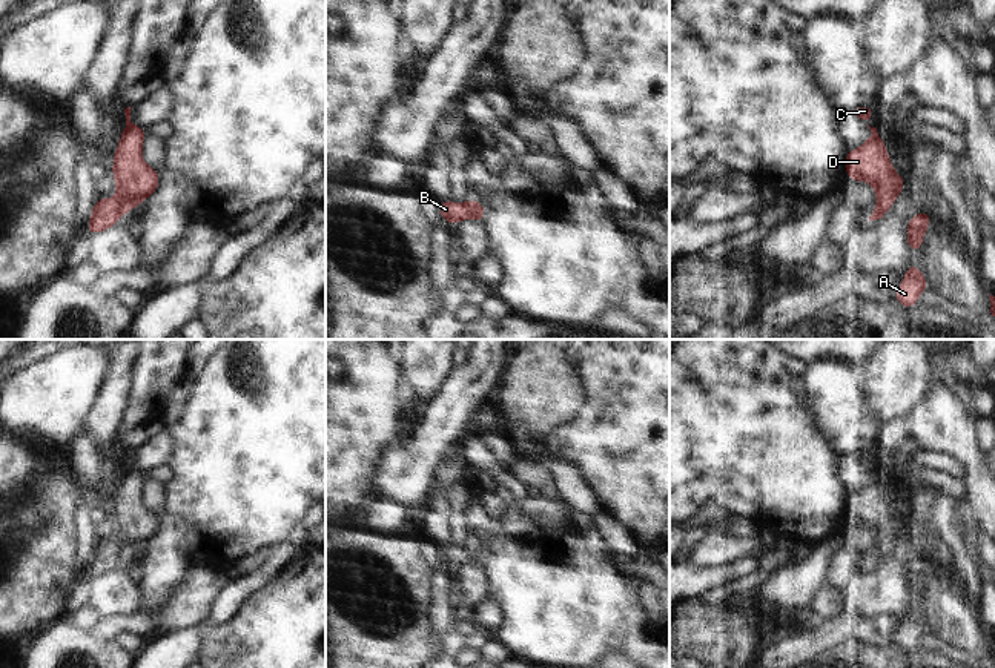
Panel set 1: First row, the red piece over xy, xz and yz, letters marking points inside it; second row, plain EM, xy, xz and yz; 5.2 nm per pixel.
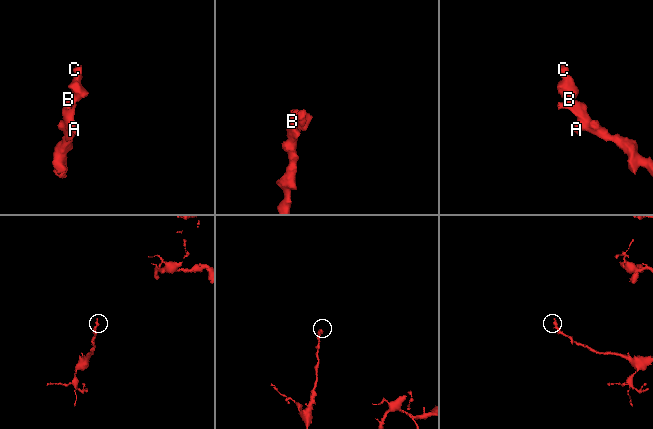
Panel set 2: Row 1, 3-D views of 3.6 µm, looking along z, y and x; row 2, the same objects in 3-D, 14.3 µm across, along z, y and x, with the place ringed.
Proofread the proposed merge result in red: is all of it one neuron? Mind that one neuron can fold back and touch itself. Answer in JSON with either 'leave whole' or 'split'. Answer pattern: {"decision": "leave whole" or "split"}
{"decision": "leave whole"}

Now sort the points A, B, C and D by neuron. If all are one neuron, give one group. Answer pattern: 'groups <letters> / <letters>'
groups A B C D

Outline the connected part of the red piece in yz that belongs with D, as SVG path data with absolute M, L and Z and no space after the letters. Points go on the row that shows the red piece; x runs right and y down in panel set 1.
M868 126L871 138L858 149L846 154L846 175L851 180L864 180L875 187L878 204L869 221L880 220L895 201L906 180L898 177L891 166L884 143L878 137L877 127Z

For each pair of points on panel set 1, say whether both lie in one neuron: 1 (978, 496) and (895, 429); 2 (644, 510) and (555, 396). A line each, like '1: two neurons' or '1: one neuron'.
1: one neuron
2: two neurons

